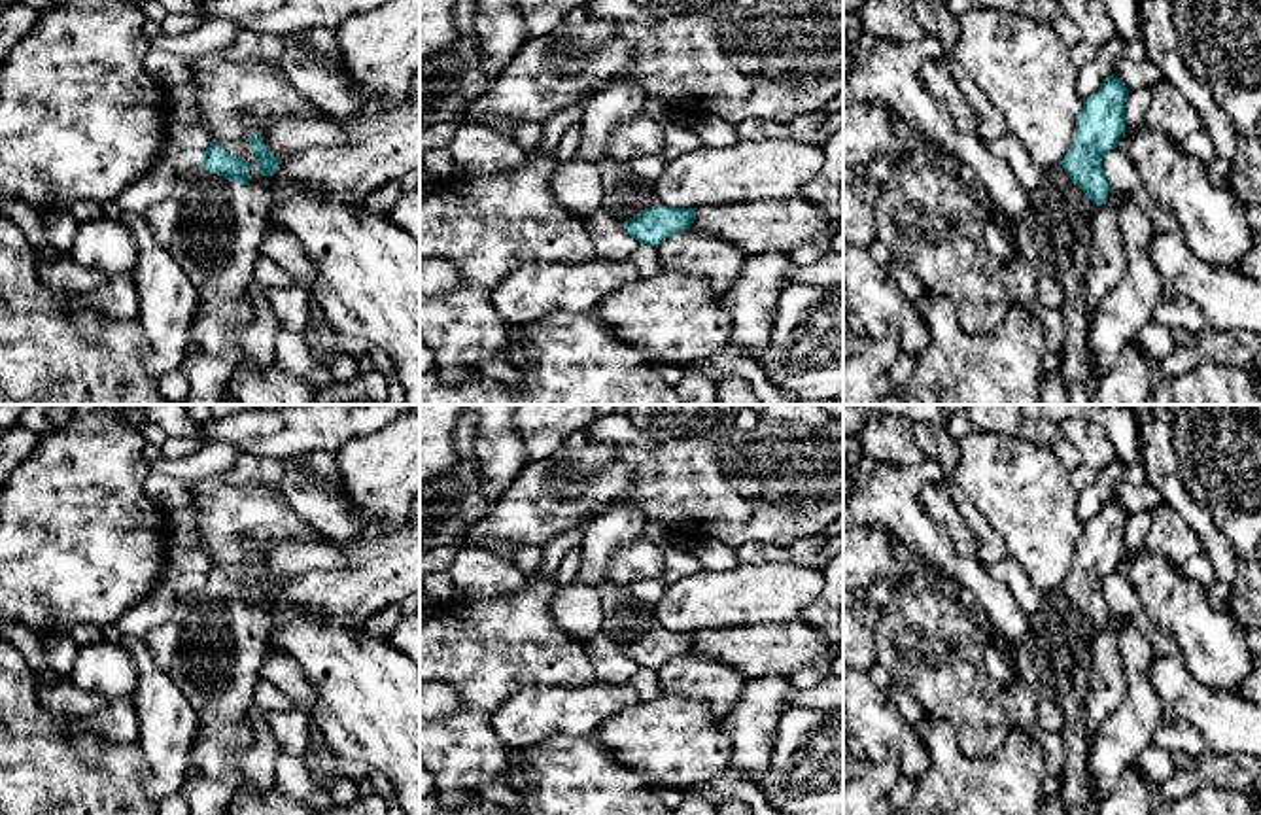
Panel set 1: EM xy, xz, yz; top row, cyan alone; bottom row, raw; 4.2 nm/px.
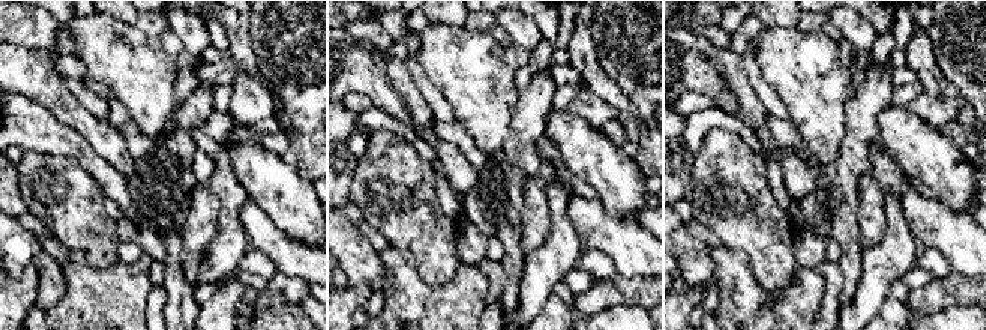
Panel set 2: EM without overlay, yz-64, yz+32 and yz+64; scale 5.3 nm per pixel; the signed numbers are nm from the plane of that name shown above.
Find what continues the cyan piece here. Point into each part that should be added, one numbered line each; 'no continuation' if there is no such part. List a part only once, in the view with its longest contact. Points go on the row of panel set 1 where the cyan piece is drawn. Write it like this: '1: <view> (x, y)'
1: xy (212, 227)

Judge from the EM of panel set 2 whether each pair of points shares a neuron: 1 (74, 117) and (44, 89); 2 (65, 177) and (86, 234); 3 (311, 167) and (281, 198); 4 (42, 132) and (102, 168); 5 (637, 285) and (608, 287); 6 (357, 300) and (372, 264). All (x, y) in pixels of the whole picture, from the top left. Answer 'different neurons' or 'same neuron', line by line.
1: same neuron
2: same neuron
3: different neurons
4: same neuron
5: same neuron
6: different neurons

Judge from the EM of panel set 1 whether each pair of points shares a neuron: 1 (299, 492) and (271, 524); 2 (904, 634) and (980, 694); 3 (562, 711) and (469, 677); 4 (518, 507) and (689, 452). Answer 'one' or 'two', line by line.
1: two
2: one
3: two
4: one

